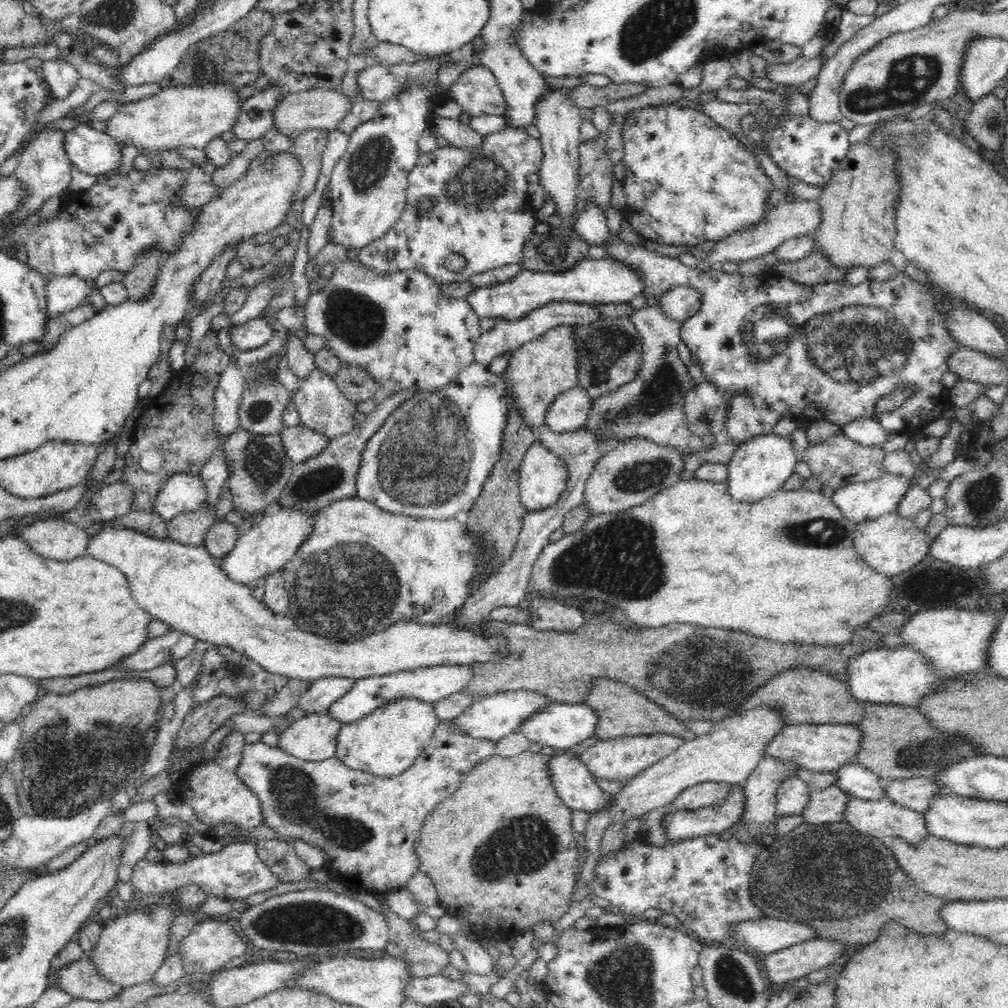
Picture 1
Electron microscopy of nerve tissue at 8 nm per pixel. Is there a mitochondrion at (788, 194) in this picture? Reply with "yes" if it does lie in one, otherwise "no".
no

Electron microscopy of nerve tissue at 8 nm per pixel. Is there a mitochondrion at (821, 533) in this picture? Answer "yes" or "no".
yes

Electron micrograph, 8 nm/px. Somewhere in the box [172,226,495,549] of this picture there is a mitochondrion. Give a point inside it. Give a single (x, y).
(426, 457)

